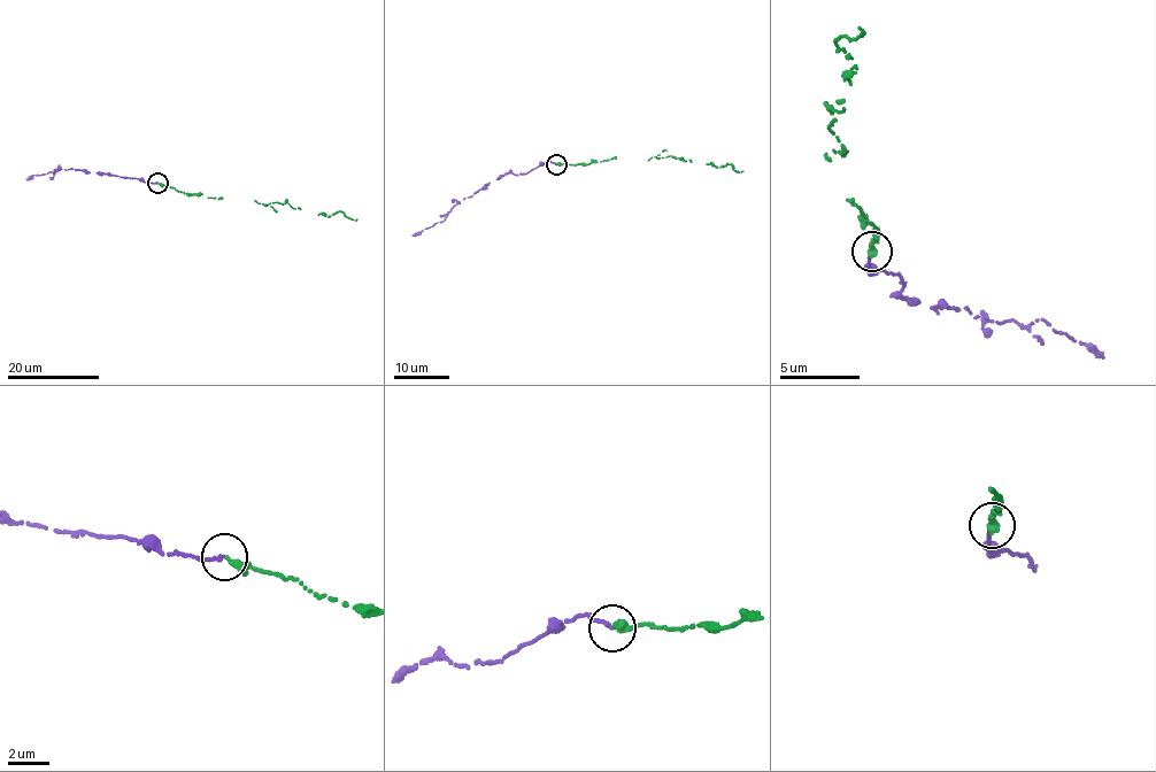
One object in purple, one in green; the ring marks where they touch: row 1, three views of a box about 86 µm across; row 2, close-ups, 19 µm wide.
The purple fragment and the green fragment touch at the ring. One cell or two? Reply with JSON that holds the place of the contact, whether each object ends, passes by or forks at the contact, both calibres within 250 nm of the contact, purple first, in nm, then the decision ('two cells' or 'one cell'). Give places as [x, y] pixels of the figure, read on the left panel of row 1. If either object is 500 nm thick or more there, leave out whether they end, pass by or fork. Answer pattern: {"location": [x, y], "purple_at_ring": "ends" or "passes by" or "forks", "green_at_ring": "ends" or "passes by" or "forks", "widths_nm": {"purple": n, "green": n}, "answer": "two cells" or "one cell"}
{"location": [158, 183], "purple_at_ring": "ends", "green_at_ring": "passes by", "widths_nm": {"purple": 200, "green": 200}, "answer": "one cell"}

